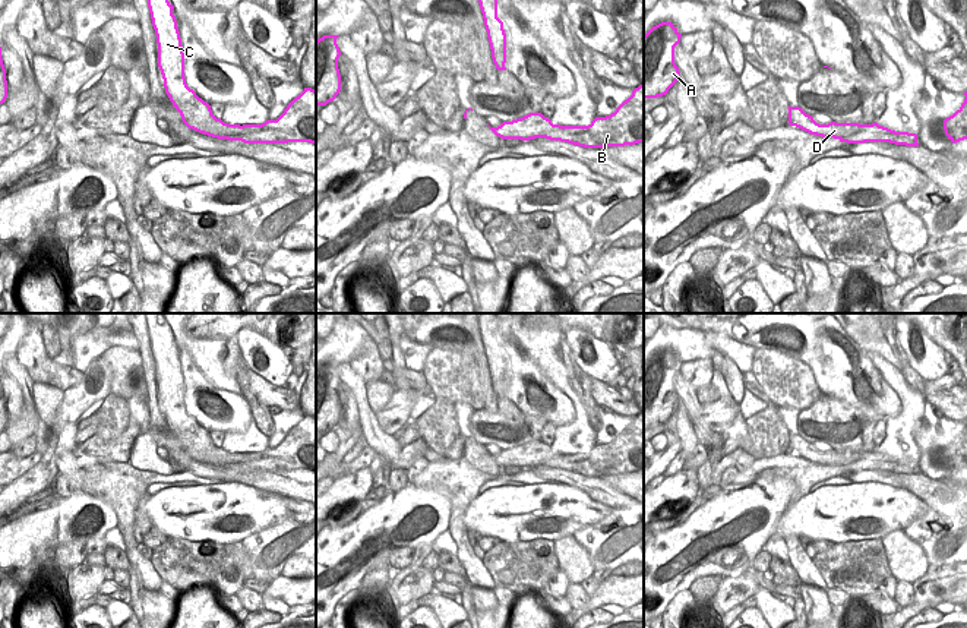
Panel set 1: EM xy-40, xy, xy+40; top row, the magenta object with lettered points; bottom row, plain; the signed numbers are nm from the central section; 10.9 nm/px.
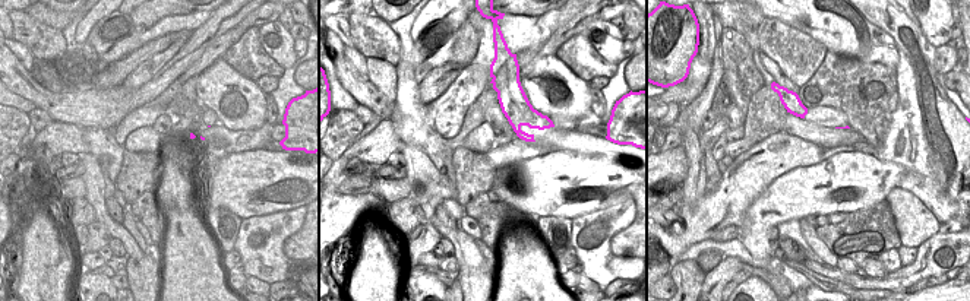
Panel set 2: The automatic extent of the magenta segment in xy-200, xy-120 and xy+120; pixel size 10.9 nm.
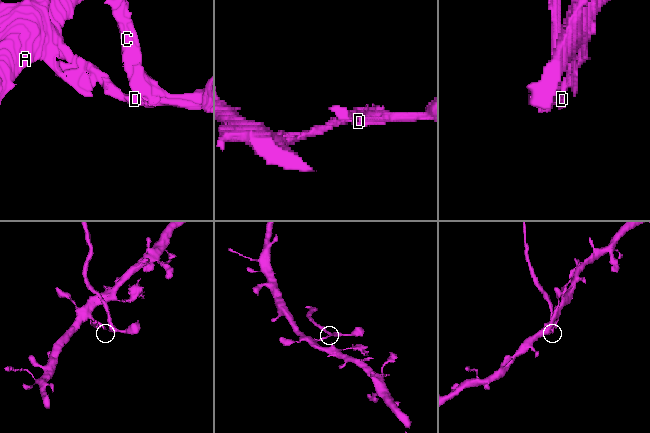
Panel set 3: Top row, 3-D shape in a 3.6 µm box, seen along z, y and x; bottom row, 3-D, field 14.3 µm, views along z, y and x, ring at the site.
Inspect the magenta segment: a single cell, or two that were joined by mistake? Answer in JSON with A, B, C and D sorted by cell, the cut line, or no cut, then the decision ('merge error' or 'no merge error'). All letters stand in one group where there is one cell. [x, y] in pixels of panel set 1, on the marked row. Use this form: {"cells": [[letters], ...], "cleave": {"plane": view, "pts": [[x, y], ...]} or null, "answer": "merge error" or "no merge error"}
{"cells": [["A", "B", "D"], ["C"]], "cleave": {"plane": "xy", "pts": [[521, 117], [527, 125], [547, 122], [550, 126], [559, 126]]}, "answer": "merge error"}

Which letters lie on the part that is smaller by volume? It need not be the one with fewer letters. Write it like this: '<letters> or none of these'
C

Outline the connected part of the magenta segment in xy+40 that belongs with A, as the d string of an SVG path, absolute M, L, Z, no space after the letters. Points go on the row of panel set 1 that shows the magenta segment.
M661 22L644 35L644 98L663 97L677 82L674 47L680 37L671 22Z

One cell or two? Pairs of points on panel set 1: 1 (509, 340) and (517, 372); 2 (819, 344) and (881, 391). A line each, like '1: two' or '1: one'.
1: one
2: one

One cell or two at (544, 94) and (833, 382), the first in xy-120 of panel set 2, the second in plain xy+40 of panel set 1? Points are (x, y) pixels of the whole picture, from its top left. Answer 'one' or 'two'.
one

